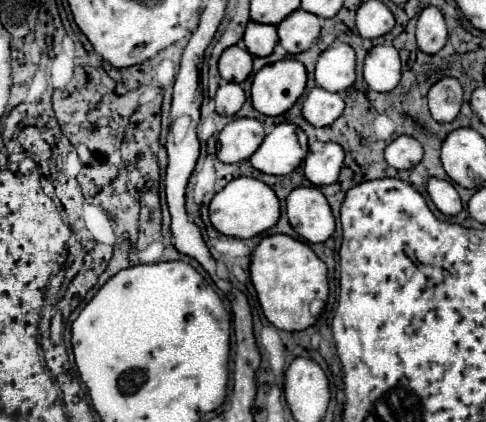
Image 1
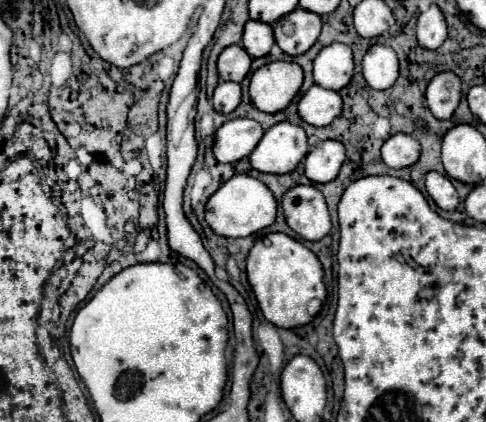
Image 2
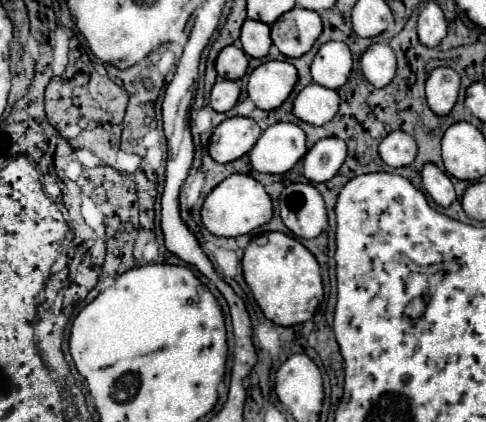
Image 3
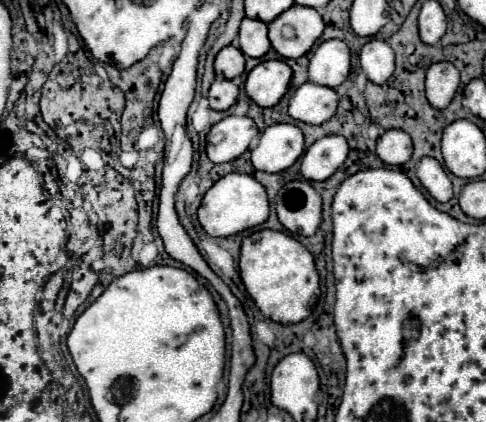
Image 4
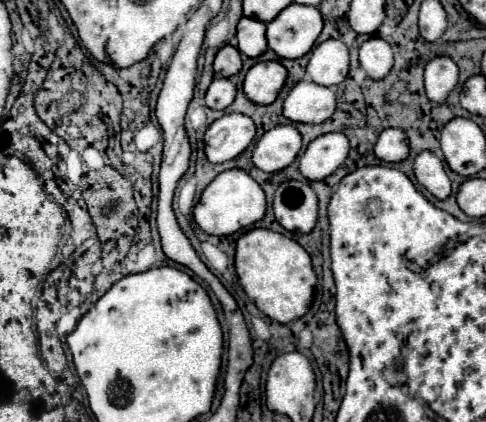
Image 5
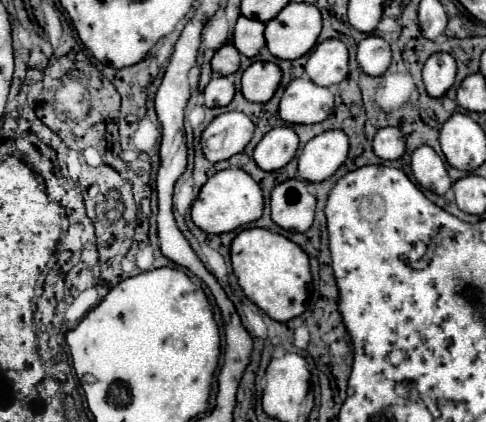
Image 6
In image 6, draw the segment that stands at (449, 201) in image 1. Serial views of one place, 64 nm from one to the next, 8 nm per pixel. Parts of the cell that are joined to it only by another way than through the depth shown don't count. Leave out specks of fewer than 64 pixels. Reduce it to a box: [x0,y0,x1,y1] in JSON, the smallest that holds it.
[412,146,452,194]

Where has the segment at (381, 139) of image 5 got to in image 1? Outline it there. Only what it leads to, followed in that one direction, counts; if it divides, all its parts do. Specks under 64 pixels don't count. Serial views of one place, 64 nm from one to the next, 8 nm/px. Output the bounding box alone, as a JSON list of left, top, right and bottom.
[384,136,422,170]

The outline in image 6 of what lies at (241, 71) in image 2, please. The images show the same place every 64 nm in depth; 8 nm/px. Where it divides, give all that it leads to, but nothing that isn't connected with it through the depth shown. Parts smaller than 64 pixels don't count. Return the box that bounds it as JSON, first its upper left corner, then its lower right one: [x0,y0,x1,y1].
[212,44,240,76]

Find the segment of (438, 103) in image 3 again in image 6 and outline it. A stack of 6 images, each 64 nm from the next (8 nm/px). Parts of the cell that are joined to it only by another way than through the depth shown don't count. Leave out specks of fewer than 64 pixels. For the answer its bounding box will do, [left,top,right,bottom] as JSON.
[422,52,456,98]

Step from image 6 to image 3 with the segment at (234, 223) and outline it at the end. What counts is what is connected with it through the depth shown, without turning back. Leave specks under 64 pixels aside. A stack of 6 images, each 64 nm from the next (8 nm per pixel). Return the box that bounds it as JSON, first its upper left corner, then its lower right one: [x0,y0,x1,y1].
[200,174,272,236]

